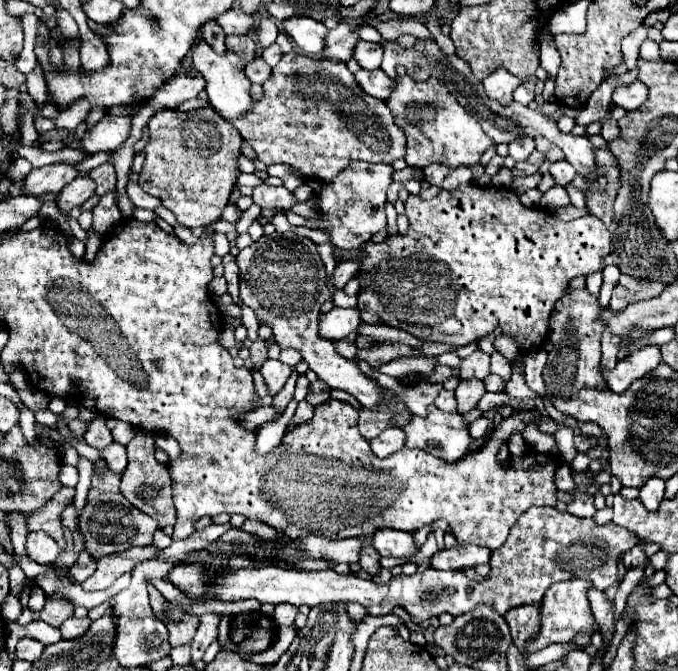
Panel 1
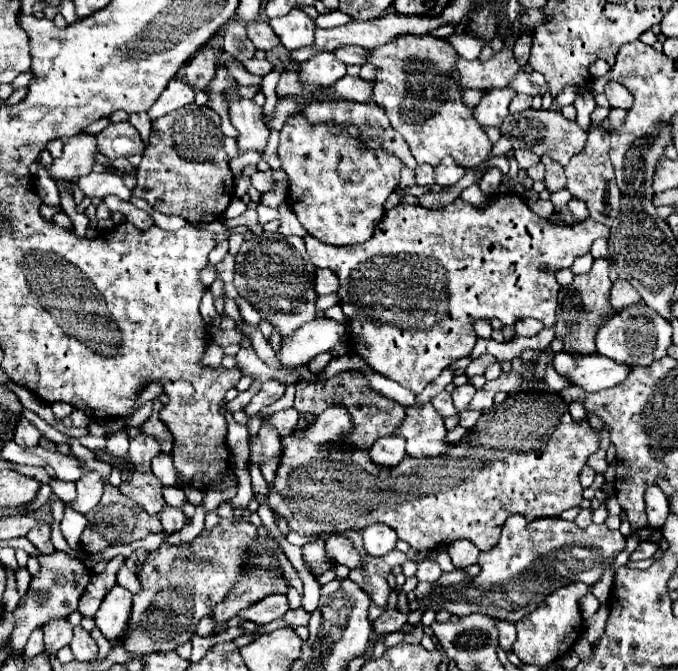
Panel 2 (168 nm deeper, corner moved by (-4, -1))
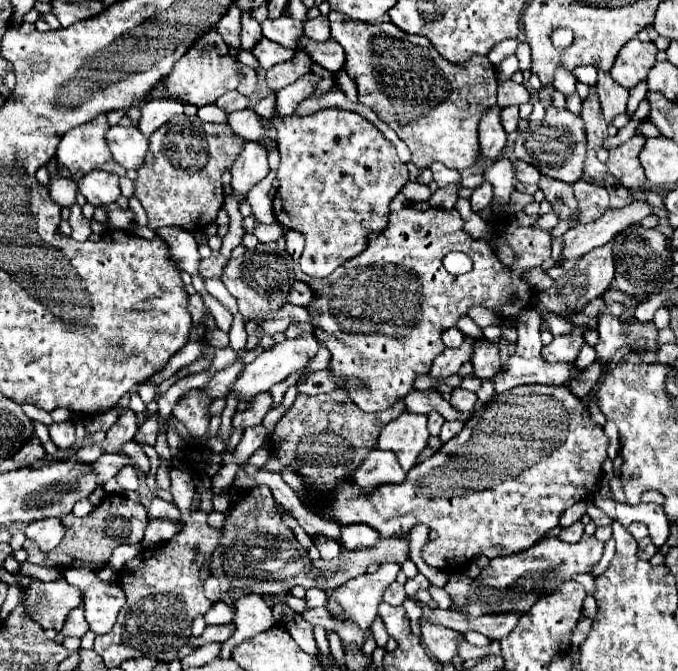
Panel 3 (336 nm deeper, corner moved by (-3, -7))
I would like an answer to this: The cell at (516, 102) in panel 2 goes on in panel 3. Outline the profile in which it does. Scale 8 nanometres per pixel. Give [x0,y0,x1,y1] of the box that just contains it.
[501,106,519,132]

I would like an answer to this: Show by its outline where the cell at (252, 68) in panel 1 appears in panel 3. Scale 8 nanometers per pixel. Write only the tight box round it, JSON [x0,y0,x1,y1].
[215,90,251,114]

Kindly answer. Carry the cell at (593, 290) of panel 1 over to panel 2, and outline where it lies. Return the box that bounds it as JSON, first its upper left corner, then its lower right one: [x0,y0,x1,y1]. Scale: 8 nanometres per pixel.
[570,252,594,274]

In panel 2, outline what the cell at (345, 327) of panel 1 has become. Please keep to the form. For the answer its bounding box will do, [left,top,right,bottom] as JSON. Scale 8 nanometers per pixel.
[276,318,348,366]

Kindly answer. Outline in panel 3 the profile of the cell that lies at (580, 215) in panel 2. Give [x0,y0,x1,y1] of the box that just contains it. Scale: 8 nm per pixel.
[563,198,653,258]

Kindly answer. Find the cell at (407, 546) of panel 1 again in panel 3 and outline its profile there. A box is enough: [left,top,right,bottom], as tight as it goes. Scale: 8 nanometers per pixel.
[341,524,379,550]

